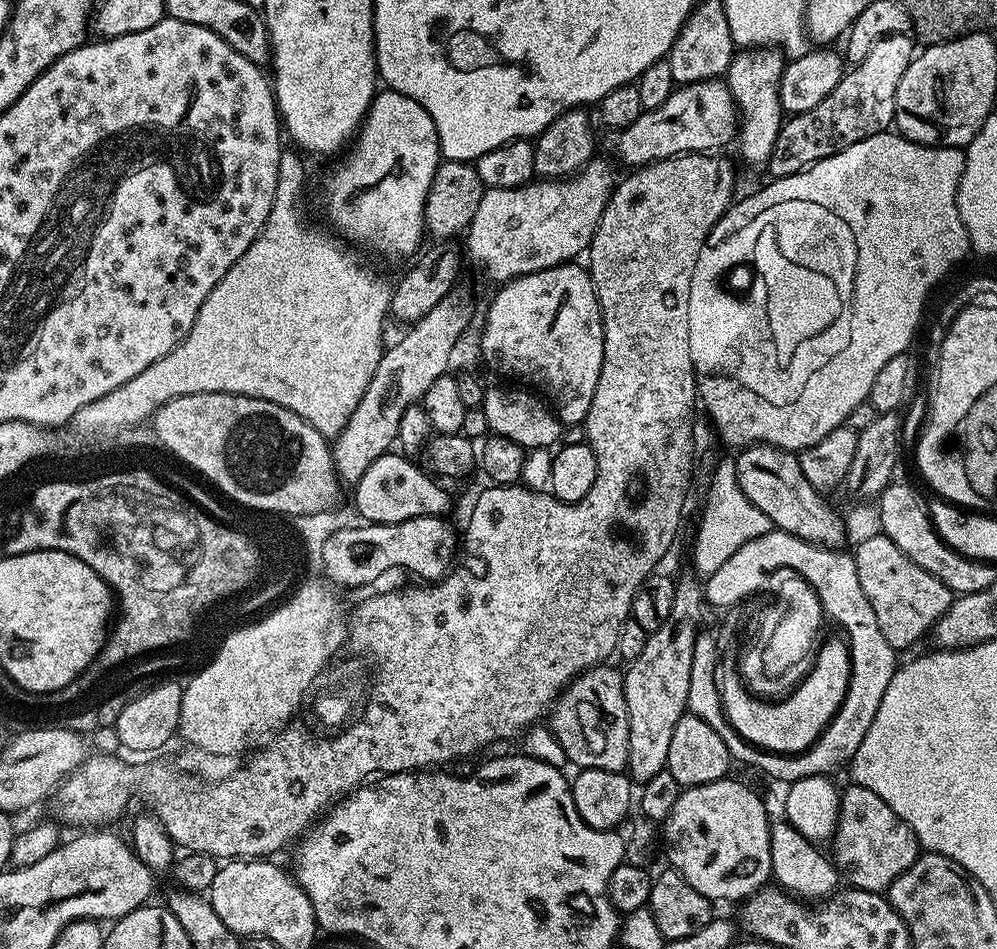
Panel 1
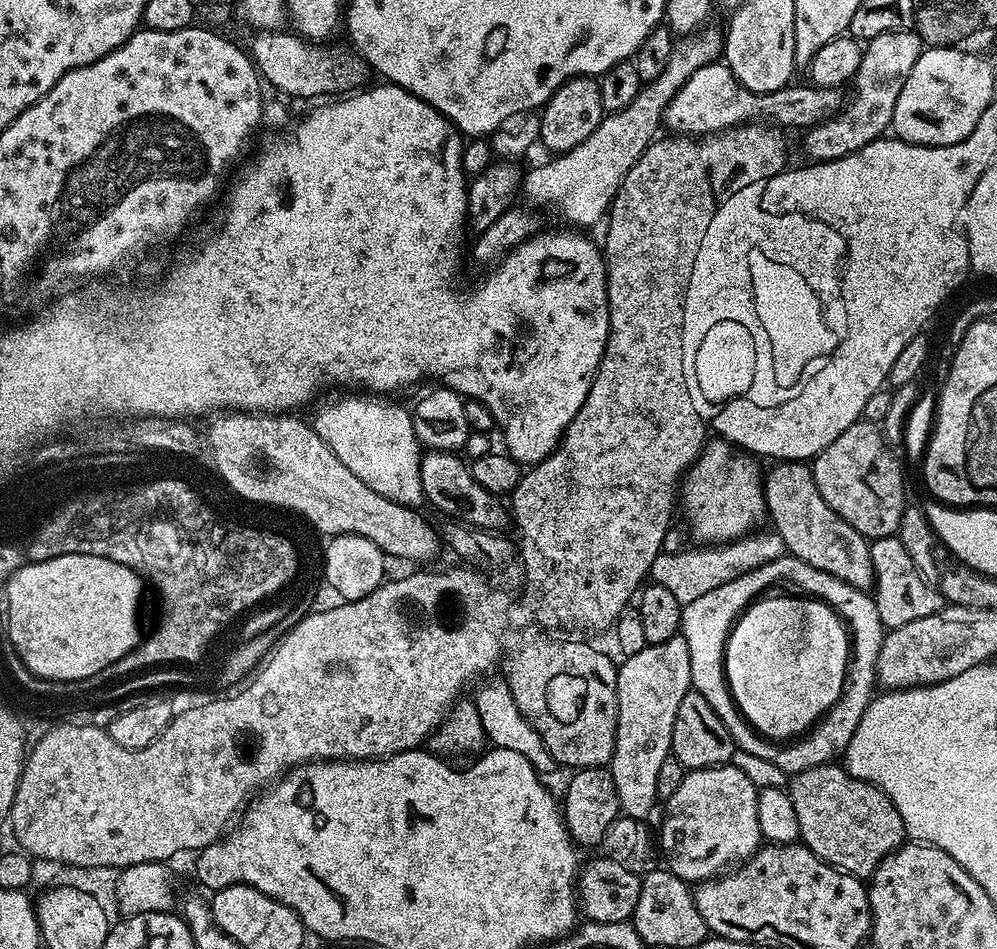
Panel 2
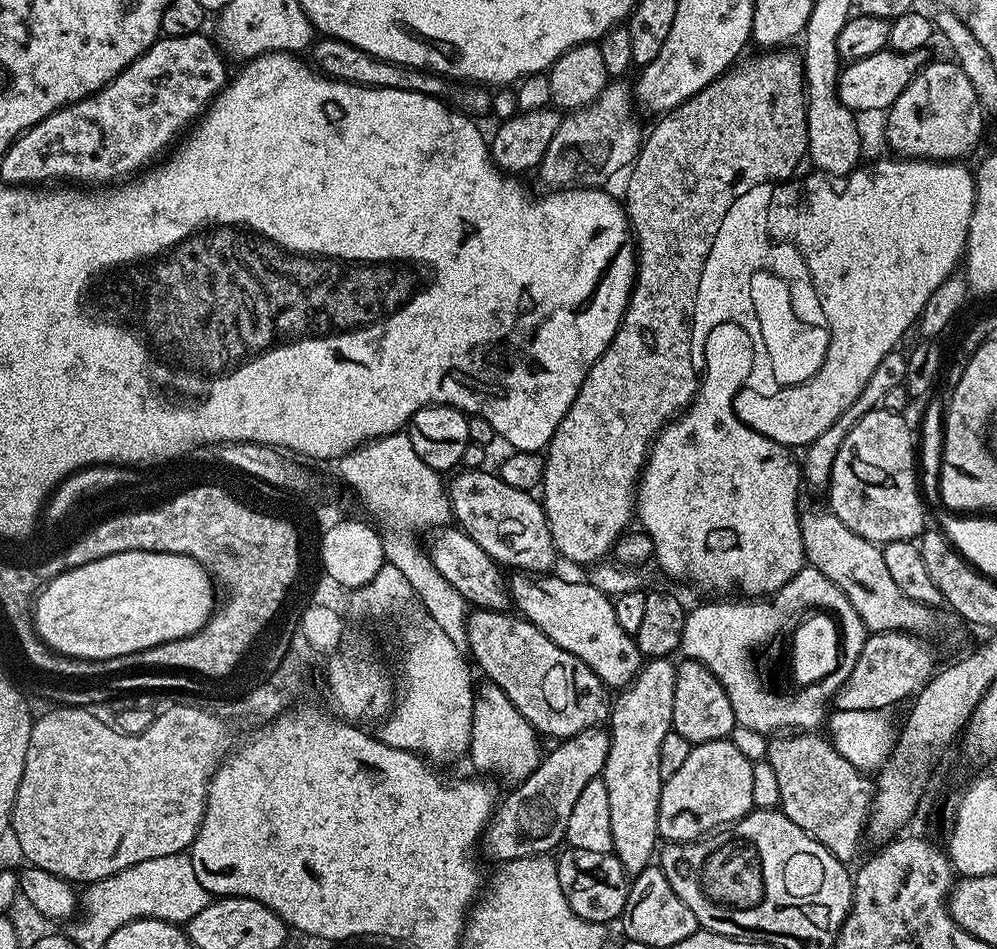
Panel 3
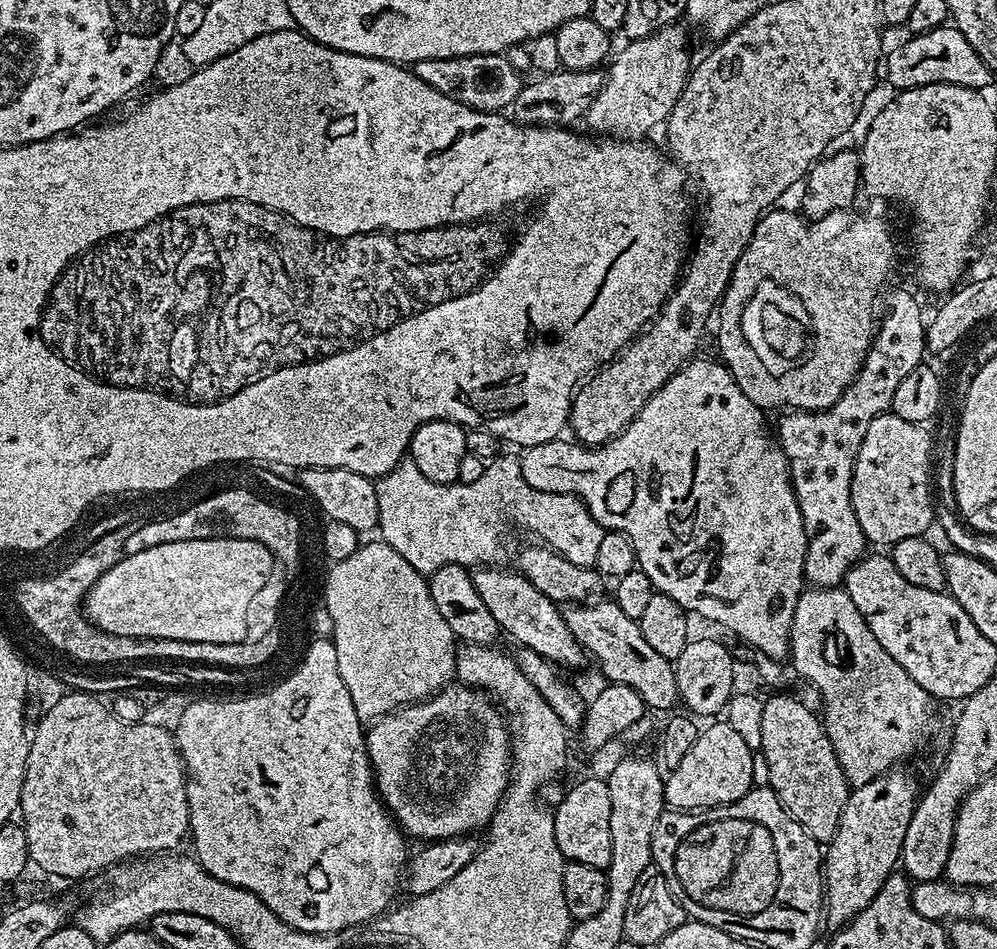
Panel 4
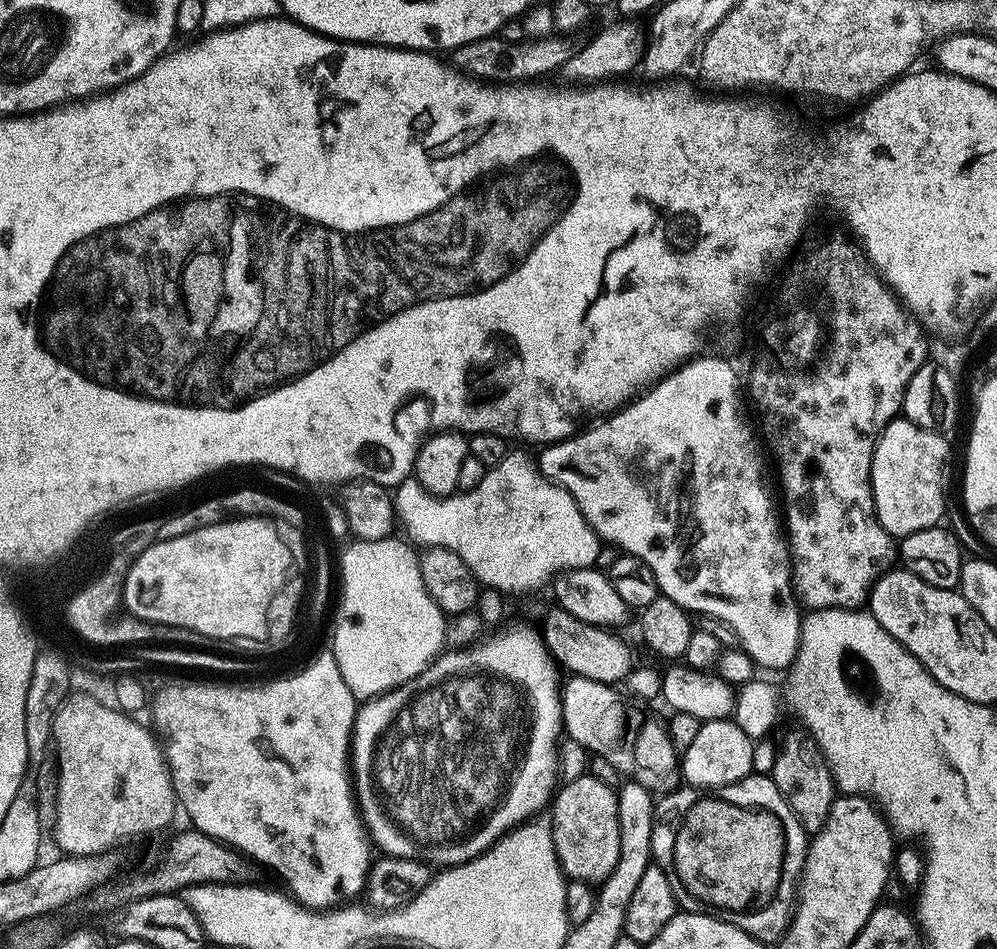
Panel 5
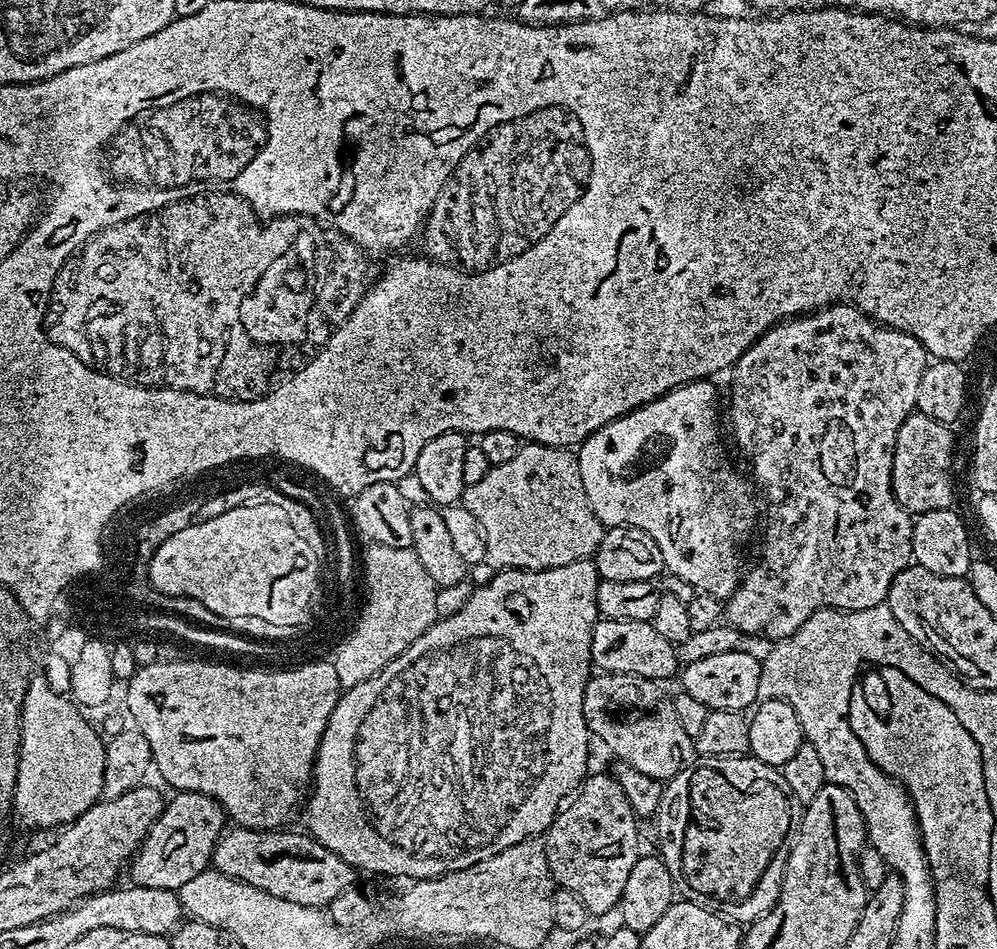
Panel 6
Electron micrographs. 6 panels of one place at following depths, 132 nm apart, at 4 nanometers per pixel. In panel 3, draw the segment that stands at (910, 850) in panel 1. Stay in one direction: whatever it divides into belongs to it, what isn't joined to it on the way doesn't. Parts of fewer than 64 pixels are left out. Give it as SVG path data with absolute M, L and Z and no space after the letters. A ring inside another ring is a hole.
M796 730L768 740L766 760L774 768L781 794L778 808L794 826L802 826L806 834L826 846L834 858L851 862L860 852L860 839L866 836L874 784L861 769L838 754L831 739L812 732Z

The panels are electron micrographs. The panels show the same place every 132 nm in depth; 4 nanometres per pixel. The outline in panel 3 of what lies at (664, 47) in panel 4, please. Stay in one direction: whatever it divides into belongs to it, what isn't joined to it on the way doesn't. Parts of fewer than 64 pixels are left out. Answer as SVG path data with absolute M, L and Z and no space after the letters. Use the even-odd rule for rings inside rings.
M610 82L594 103L587 108L569 111L561 119L538 169L545 189L598 188L607 185L607 180L620 170L625 171L635 163L644 136L635 130L629 118L634 109L634 96L631 87L624 82Z

